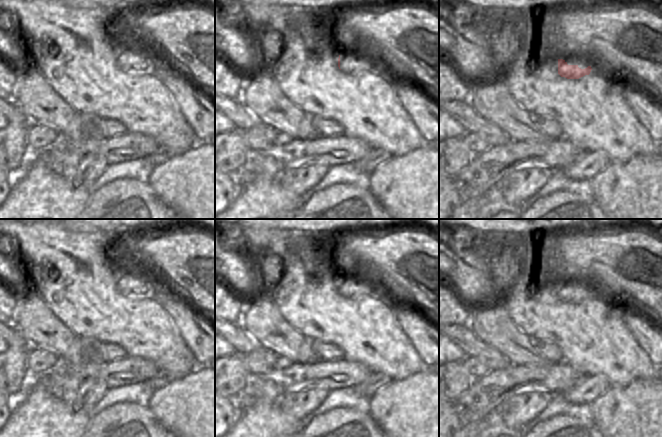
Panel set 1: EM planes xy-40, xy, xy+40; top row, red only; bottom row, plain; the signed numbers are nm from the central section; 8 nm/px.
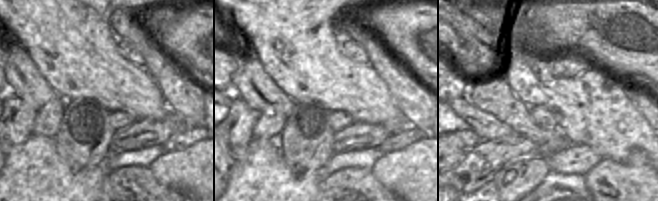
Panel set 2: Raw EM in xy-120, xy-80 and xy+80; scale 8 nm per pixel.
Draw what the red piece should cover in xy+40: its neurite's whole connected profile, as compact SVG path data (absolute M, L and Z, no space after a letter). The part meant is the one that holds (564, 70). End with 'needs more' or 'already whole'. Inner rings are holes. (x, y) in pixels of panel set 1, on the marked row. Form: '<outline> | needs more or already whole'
M558 59L558 74L567 79L579 79L585 75L589 75L592 68L587 63L579 63L577 65L568 65L563 59Z | needs more

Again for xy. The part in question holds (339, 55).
M353 54L339 55L338 67L343 73L348 72L350 75L371 73L375 69L371 60Z | needs more

